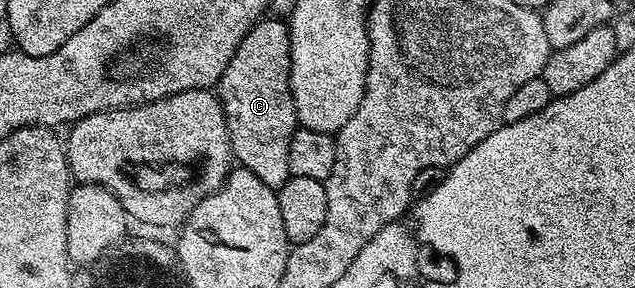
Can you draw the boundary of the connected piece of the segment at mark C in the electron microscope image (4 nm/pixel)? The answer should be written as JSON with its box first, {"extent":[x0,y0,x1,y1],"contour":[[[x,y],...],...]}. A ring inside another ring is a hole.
{"extent":[216,17,299,188],"contour":[[[263,17],[247,32],[244,40],[240,40],[218,81],[216,93],[224,108],[233,161],[241,169],[252,172],[252,176],[264,180],[264,184],[275,188],[285,184],[292,176],[288,168],[288,148],[299,125],[290,91],[290,27],[281,17]]]}

